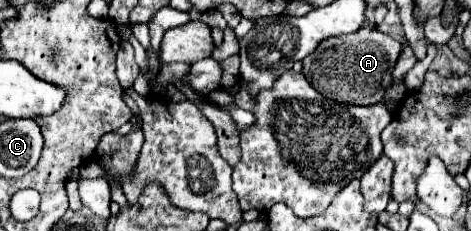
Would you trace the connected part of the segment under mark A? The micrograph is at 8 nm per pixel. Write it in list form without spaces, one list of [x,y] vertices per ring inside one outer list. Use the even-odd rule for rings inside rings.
[[[361,27],[353,33],[353,43],[335,43],[335,39],[323,41],[315,53],[303,59],[303,75],[327,99],[347,105],[375,105],[383,101],[385,91],[391,87],[391,69],[395,69],[401,51],[403,45],[391,35],[375,27]]]

